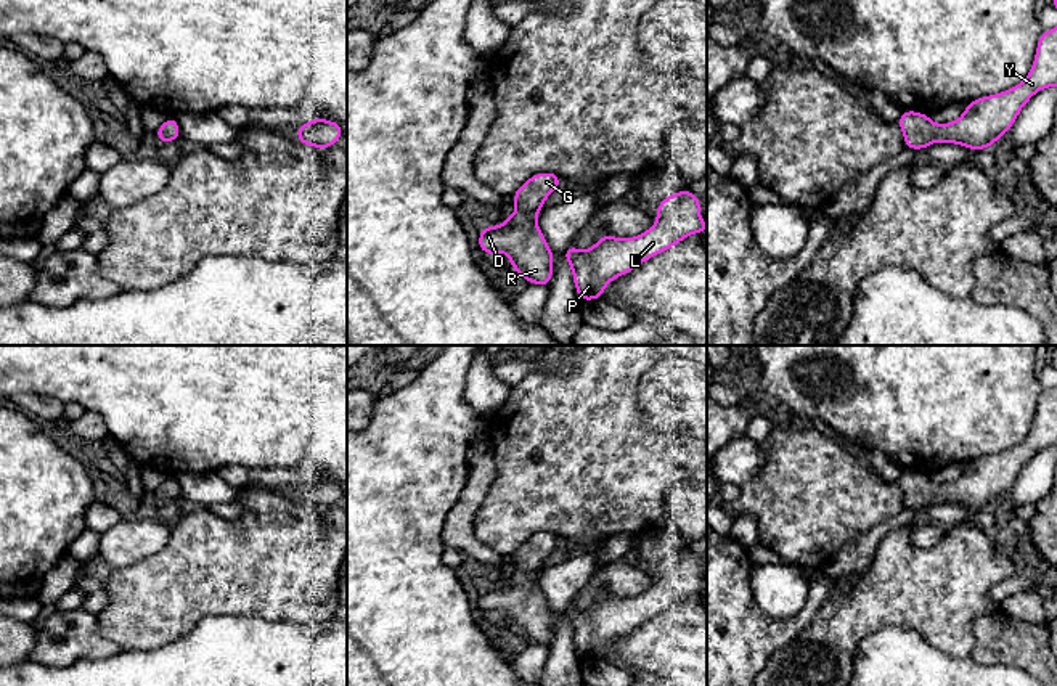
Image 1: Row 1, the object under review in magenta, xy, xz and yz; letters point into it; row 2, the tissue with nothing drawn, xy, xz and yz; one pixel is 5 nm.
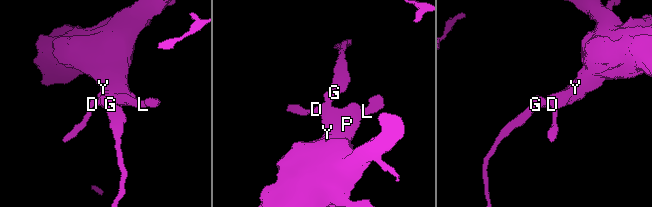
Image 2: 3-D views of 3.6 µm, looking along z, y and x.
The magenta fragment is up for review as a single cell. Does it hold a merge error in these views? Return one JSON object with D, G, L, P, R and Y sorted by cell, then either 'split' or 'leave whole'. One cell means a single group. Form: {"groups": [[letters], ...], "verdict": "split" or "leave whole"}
{"groups": [["D", "G", "L", "P", "R", "Y"]], "verdict": "leave whole"}

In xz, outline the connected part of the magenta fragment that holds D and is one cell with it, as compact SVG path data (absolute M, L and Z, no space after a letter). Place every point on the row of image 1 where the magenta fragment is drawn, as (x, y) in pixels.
M538 172L522 183L512 194L516 212L498 227L482 225L477 247L496 255L506 252L509 265L528 284L553 283L554 254L537 225L543 202L564 180L554 172Z

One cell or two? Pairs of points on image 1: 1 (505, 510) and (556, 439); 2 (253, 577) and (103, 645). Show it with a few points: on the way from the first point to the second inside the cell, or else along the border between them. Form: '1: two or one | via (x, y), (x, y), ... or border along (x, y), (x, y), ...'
1: one | via (522, 492), (556, 457)
2: two | border along (97, 616), (100, 632), (121, 649)

